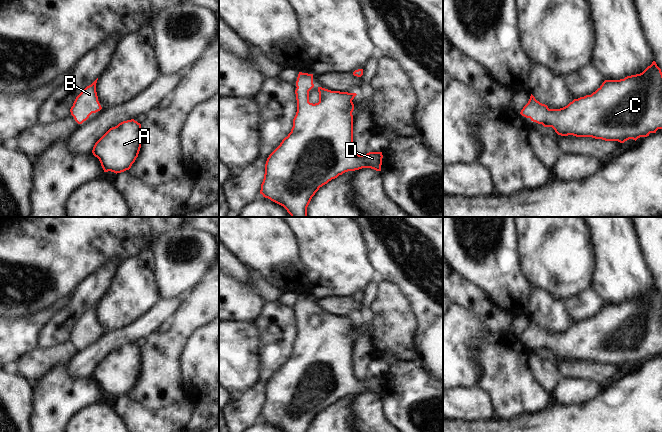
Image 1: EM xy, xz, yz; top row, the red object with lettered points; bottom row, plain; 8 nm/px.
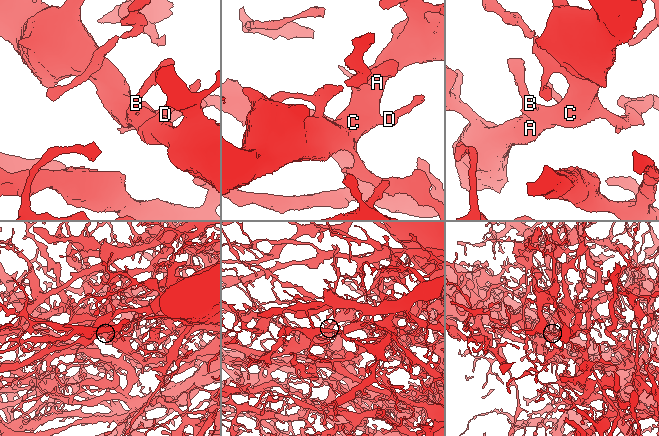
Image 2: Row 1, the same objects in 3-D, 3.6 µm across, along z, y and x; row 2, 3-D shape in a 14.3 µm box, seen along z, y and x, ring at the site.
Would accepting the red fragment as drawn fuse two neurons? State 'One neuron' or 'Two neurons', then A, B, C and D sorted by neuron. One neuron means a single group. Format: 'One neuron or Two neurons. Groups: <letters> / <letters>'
One neuron. Groups: A B C D.

